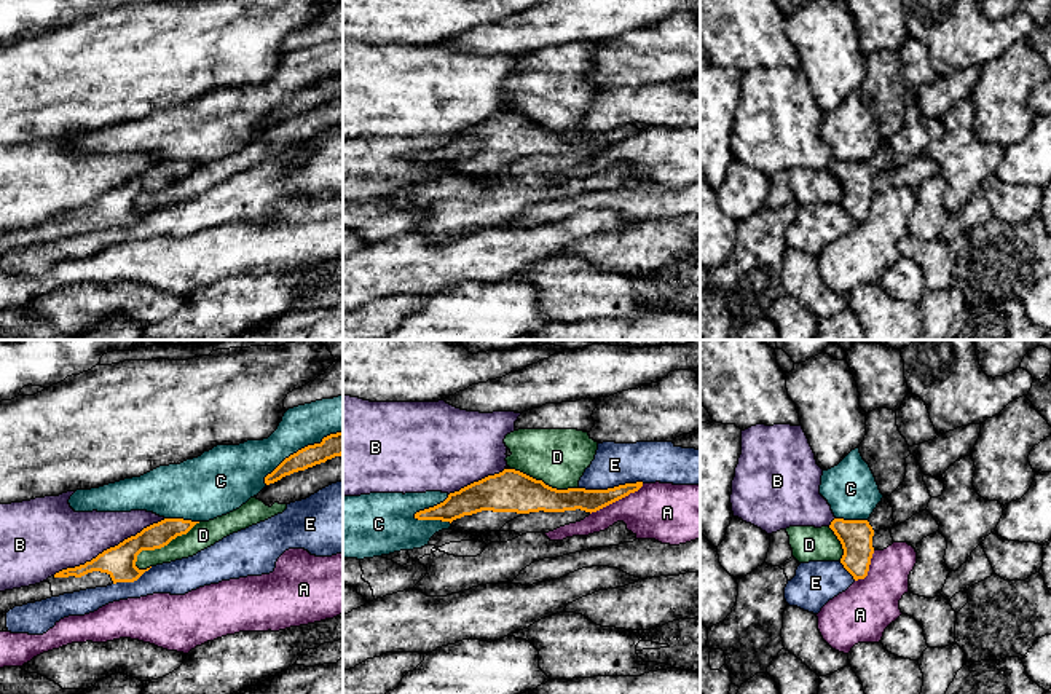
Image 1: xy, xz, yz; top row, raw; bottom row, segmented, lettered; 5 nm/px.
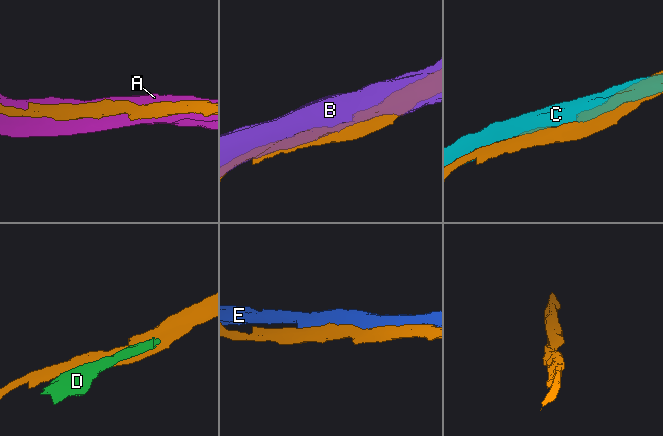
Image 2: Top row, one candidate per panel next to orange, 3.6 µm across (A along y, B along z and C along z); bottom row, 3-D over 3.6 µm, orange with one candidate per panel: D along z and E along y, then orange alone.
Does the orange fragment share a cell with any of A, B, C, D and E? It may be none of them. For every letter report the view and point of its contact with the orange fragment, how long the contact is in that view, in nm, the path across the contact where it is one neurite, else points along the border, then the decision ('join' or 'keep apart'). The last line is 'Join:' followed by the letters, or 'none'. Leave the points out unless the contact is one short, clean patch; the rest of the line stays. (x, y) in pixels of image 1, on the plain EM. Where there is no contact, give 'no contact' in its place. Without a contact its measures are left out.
A: meets orange in xz at (616, 142); contact 320 nm long; keep apart
B: meets orange in xy at (110, 190); contact 650 nm long; keep apart
C: meets orange in xy at (302, 91); contact 480 nm long; keep apart
D: meets orange in xy at (163, 189); contact 400 nm long; keep apart
E: meets orange in xz at (611, 131); contact 320 nm long; keep apart
Join: none

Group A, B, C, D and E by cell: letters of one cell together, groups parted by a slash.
A / B / C / D / E

